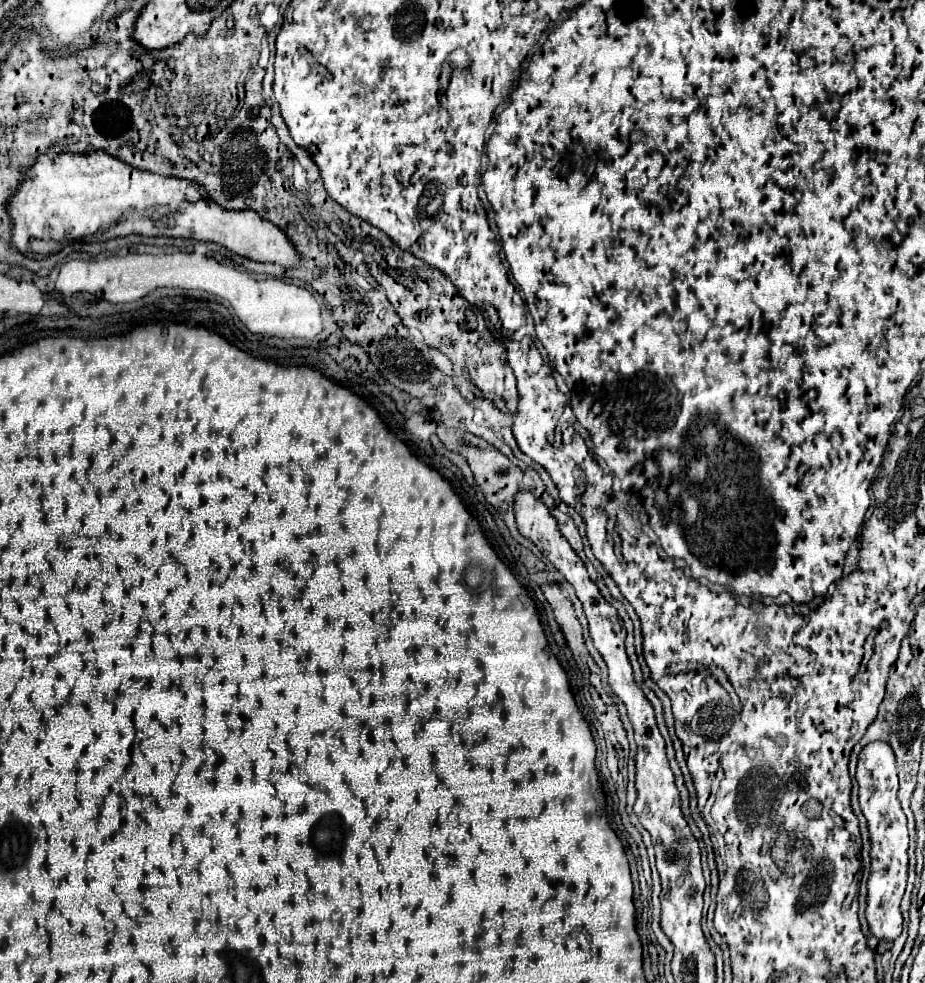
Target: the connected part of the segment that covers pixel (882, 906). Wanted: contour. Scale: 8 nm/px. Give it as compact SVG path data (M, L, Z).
M870 742L862 748L858 758L856 779L860 784L860 810L868 820L870 842L872 842L870 850L872 868L868 878L866 920L870 924L870 930L880 940L894 940L902 932L900 902L908 878L908 828L906 828L906 816L896 798L898 776L896 776L894 752L888 742Z

